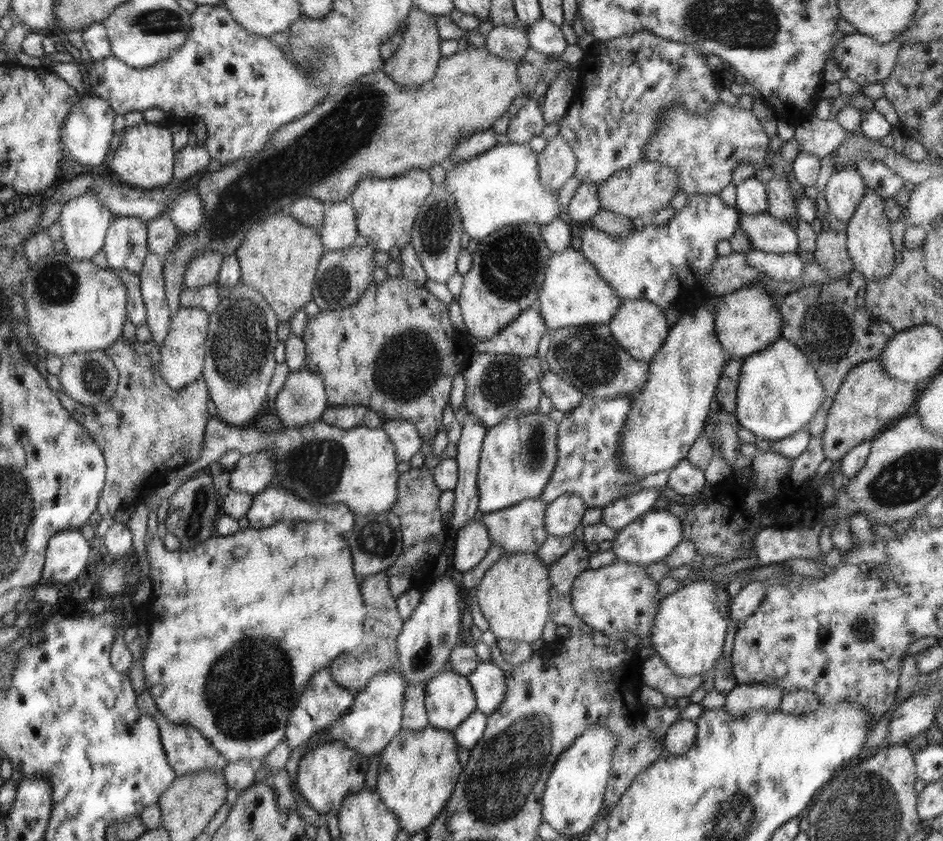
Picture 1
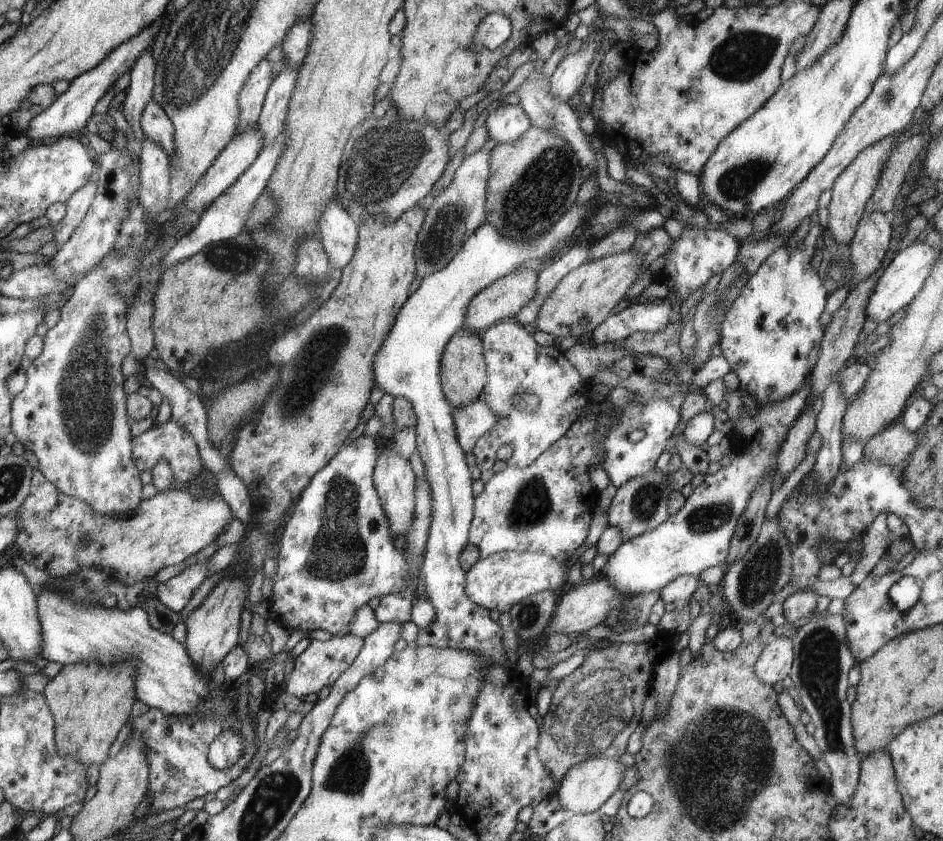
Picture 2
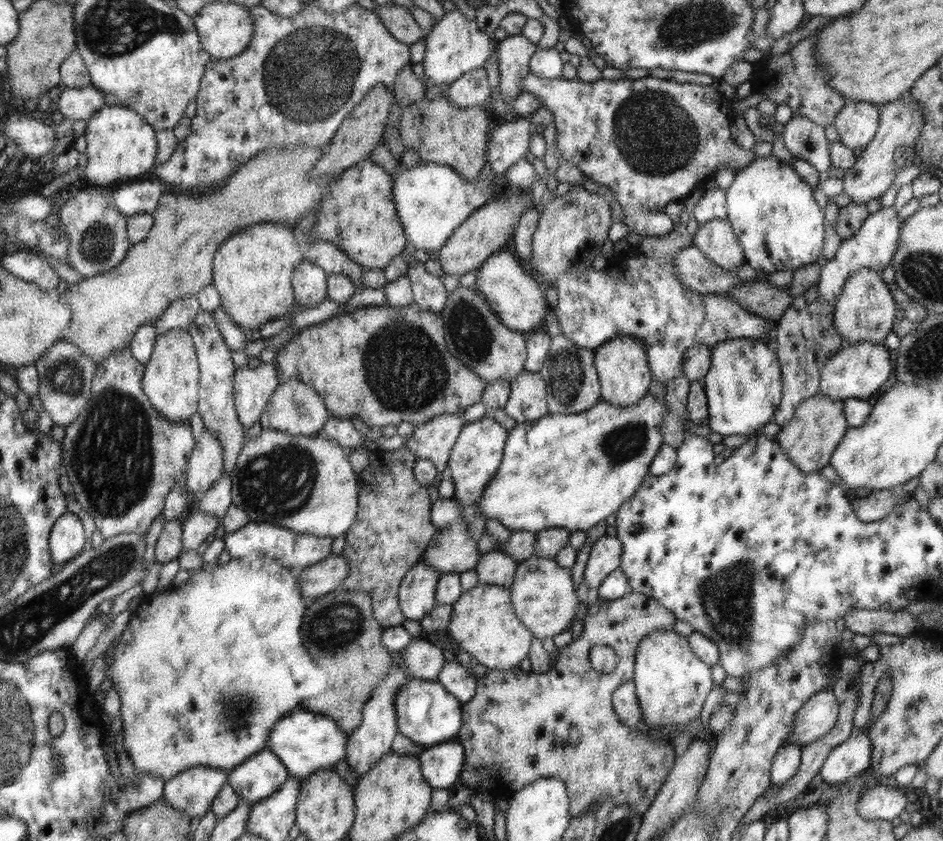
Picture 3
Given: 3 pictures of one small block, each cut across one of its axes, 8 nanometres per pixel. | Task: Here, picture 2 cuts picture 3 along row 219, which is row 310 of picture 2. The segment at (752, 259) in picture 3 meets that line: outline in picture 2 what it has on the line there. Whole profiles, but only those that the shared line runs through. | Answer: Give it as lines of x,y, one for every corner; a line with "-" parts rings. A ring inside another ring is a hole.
812,223
802,248
782,246
774,250
742,288
721,324
721,355
738,376
738,390
748,392
762,406
798,392
810,379
813,366
821,356
820,340
823,338
818,318
829,296
811,260
814,246
820,245
823,230
823,226

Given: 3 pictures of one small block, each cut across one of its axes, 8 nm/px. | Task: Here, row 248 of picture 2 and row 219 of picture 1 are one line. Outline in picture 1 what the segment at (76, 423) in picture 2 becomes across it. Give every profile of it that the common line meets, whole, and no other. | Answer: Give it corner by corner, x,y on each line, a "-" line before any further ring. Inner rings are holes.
115,215
105,236
110,269
138,274
149,253
148,224
132,215

